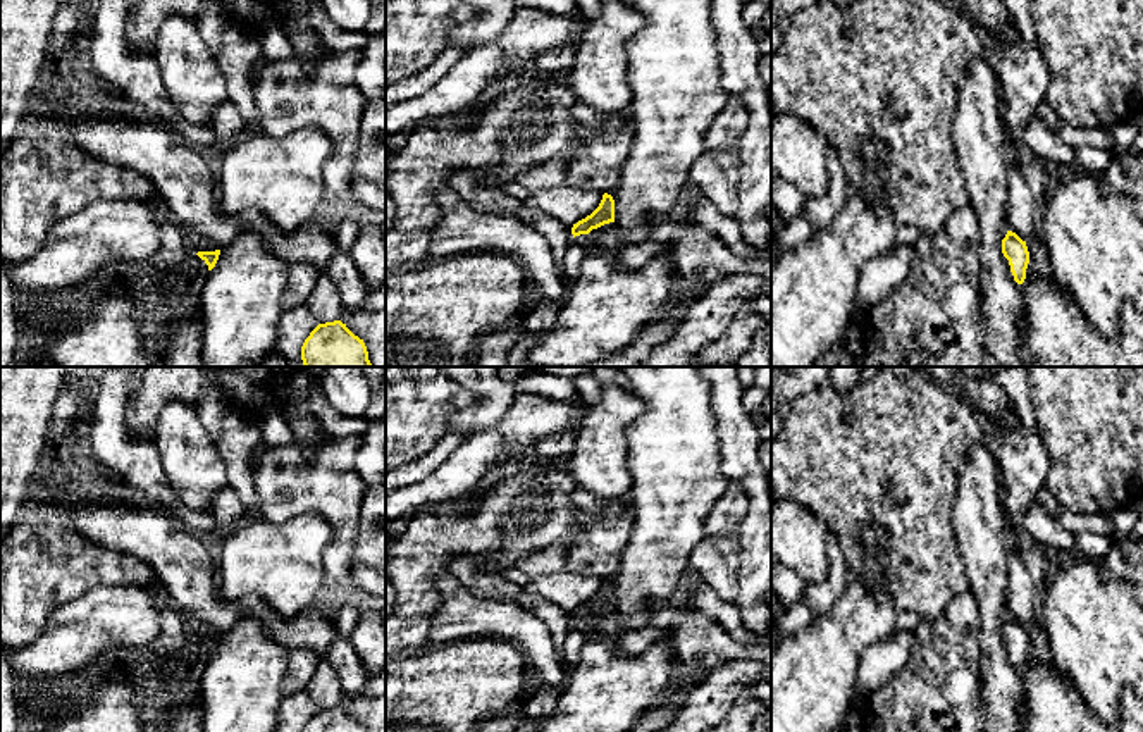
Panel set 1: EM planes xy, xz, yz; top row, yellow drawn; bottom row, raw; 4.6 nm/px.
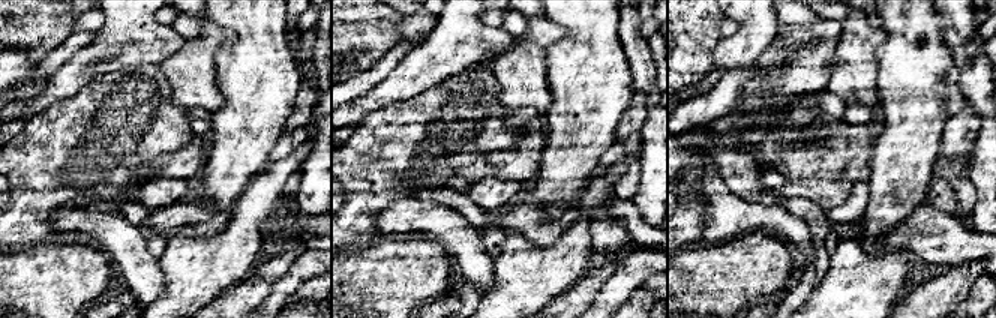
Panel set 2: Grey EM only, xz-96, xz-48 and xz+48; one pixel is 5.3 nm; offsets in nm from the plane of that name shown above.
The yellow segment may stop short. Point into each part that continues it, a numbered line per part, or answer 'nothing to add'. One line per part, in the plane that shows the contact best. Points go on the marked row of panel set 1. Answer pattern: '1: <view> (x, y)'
nothing to add

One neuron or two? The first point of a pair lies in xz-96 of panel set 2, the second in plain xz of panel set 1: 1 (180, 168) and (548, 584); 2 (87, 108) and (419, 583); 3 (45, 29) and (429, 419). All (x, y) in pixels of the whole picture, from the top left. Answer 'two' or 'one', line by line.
1: two
2: one
3: one

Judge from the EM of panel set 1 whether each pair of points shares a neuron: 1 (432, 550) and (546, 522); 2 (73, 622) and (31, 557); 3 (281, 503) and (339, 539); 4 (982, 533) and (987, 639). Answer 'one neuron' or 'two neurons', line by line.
1: one neuron
2: two neurons
3: one neuron
4: one neuron

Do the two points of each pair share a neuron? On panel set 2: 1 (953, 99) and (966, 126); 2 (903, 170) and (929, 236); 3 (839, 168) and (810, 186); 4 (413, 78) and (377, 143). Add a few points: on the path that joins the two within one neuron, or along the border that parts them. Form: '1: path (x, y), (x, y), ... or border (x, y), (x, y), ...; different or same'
1: border (966, 105), (947, 123), (939, 141); different
2: border (926, 201), (917, 206), (891, 230); different
3: border (789, 179), (827, 177), (851, 183); different
4: border (431, 86), (366, 116); different

